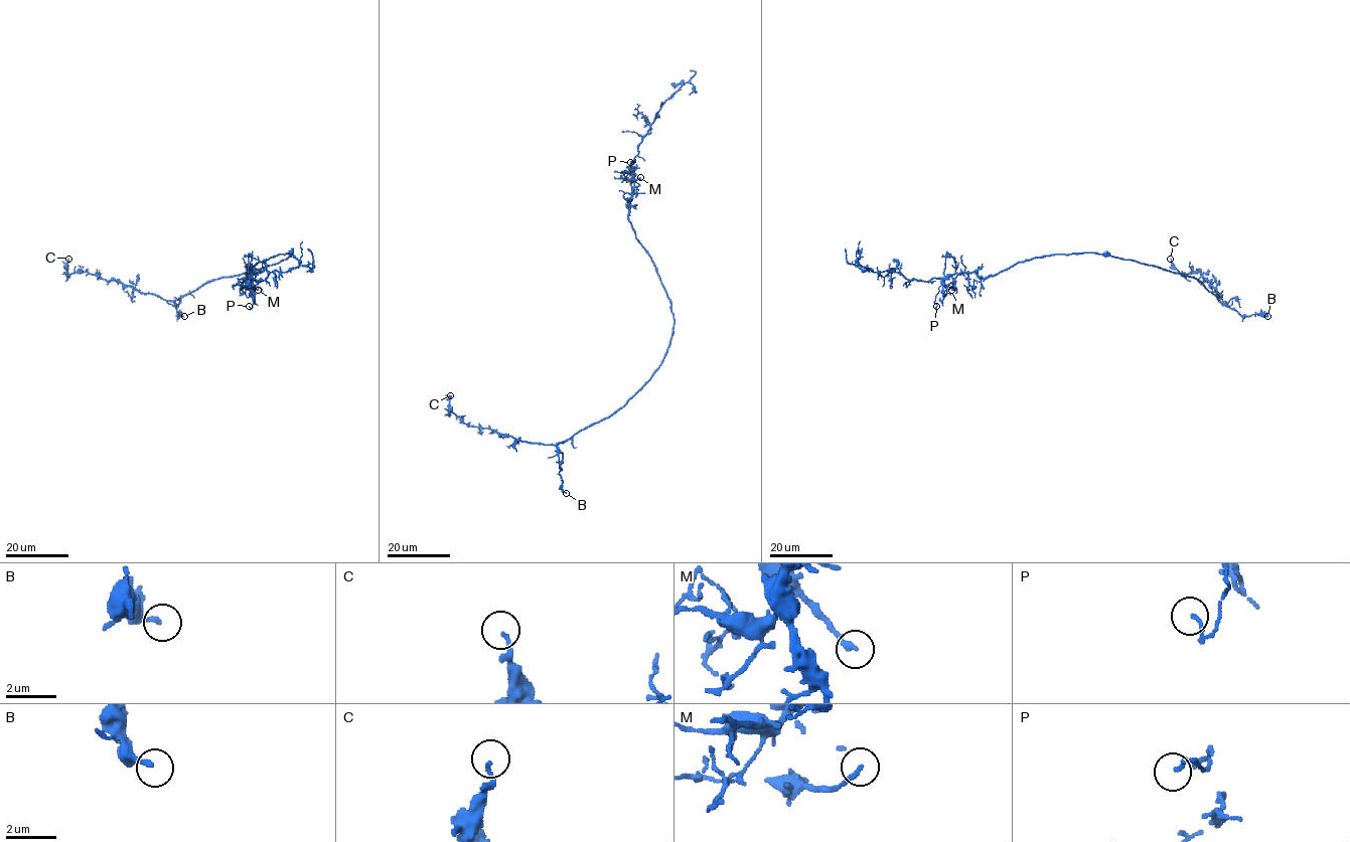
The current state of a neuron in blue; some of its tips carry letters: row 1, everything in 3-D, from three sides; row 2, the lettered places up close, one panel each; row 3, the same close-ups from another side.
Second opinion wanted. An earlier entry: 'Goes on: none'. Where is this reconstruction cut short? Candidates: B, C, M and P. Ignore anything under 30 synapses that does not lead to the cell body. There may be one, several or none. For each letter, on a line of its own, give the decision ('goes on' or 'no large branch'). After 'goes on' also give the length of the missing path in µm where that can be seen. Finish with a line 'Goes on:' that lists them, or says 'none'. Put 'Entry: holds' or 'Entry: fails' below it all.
B: no large branch
C: no large branch
M: no large branch
P: no large branch
Goes on: none
Entry: holds

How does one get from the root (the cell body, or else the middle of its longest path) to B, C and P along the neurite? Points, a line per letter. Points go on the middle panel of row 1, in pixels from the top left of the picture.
B: (672, 332), (669, 346), (659, 367), (622, 407), (557, 446), (559, 475), (566, 493)
C: (672, 332), (659, 367), (622, 407), (557, 444), (521, 442), (486, 428), (467, 426), (450, 407), (450, 395)
P: (672, 332), (671, 301), (628, 219), (633, 185), (630, 164), (635, 160), (630, 162)

